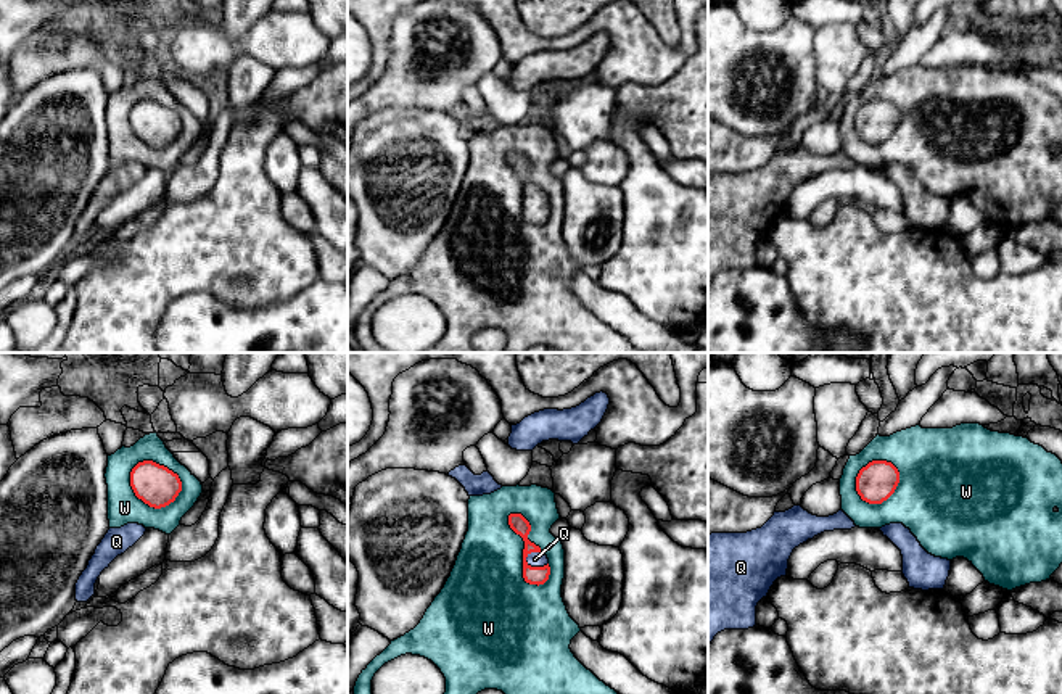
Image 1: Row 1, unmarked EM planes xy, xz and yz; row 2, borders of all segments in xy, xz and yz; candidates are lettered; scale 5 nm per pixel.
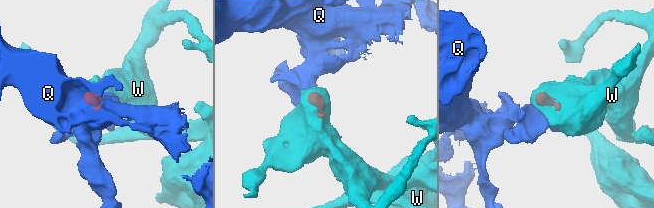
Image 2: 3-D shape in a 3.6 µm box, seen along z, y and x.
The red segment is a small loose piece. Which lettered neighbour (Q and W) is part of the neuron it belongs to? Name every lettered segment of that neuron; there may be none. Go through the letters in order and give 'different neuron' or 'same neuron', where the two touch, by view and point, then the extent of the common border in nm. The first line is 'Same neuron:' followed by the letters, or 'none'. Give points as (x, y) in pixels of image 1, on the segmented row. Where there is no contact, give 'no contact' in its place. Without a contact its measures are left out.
Same neuron: Q
Q: same neuron | xz (536, 567) | 120 nm
W: different neuron | xz (523, 556) | 400 nm

